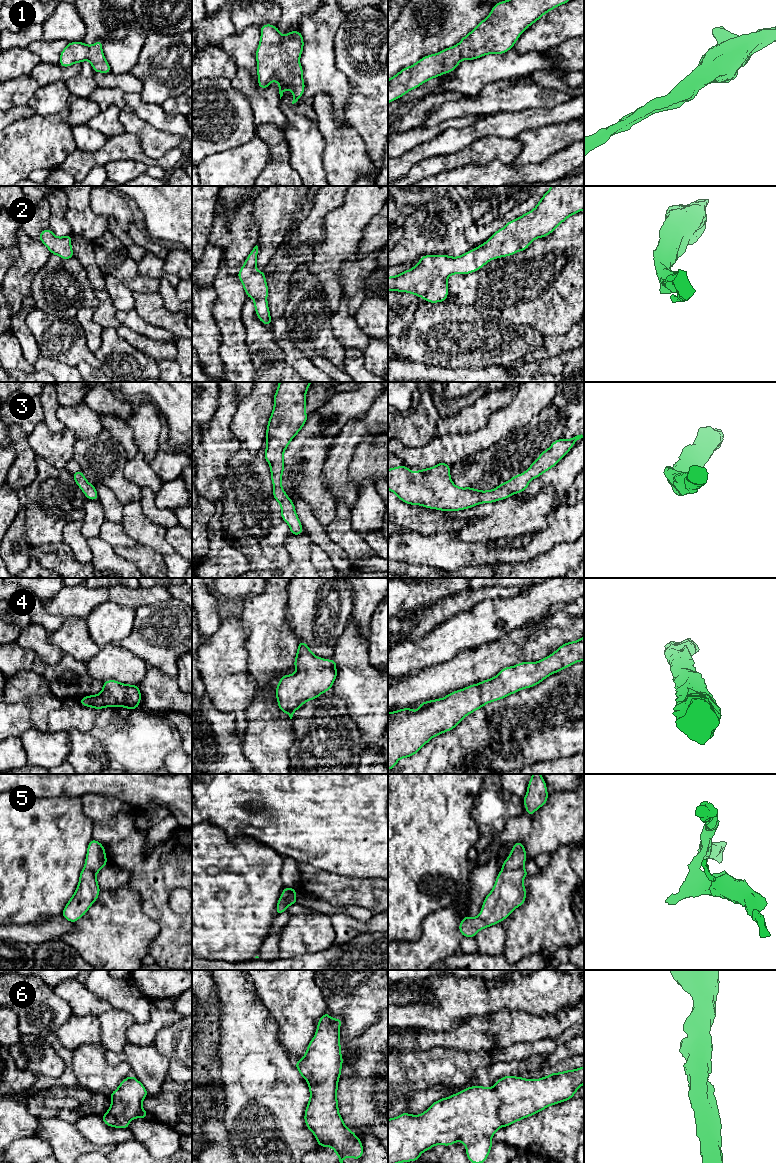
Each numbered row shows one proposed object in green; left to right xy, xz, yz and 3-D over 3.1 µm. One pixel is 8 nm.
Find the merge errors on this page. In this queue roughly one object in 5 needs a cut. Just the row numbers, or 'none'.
5

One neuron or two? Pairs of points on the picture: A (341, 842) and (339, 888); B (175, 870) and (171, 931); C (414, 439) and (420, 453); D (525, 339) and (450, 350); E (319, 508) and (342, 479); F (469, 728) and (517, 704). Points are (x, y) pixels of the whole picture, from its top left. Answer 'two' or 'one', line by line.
A: two
B: one
C: two
D: one
E: two
F: one

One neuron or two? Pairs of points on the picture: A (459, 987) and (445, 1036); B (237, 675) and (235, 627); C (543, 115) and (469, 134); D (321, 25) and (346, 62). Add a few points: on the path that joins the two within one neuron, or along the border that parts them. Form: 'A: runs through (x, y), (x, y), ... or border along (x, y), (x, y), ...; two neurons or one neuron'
A: border along (466, 1018), (450, 1030), (423, 1030); two neurons
B: runs through (235, 663), (235, 639); one neuron
C: runs through (525, 120), (511, 125), (487, 125); one neuron
D: border along (343, 22), (334, 41), (335, 66); two neurons

